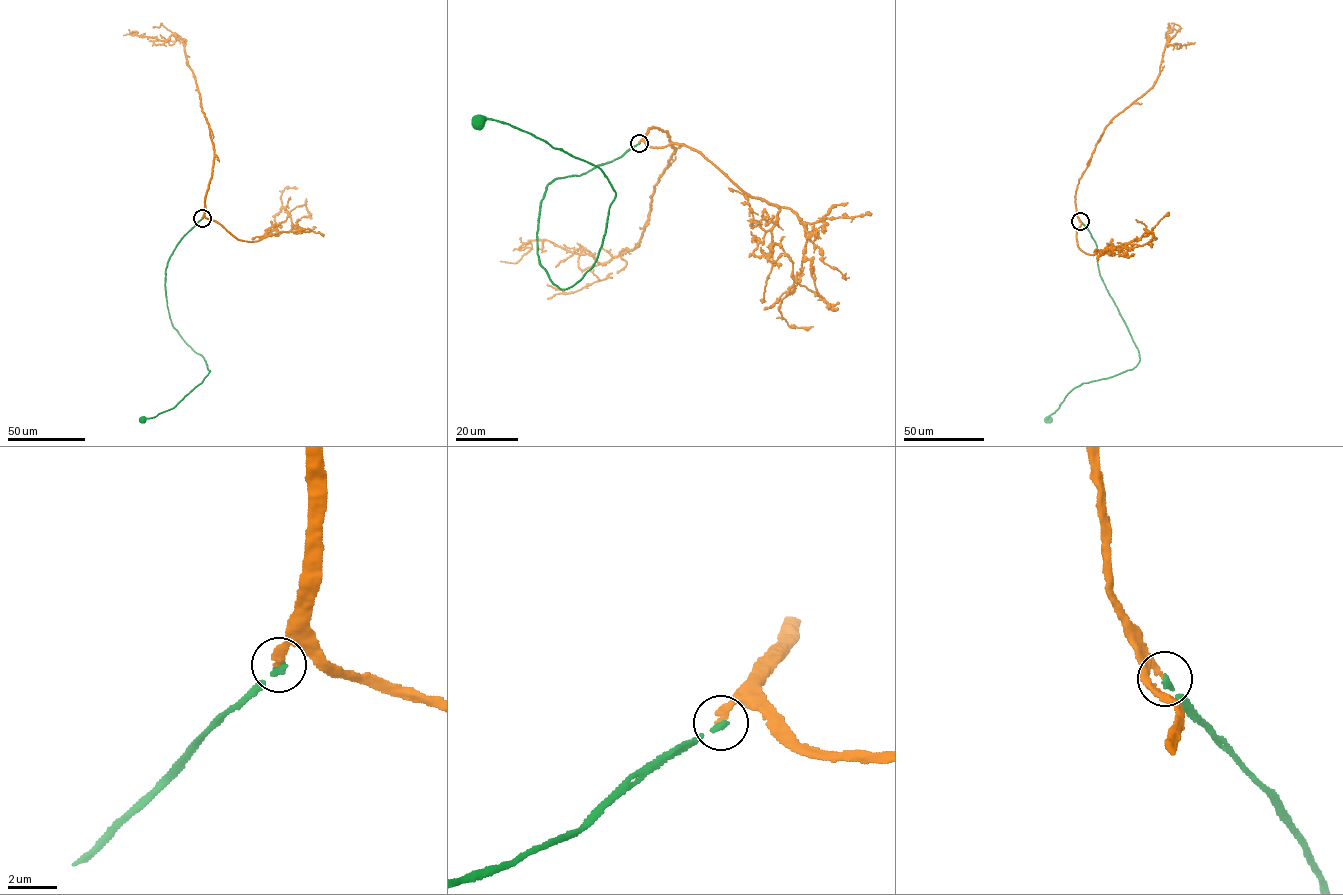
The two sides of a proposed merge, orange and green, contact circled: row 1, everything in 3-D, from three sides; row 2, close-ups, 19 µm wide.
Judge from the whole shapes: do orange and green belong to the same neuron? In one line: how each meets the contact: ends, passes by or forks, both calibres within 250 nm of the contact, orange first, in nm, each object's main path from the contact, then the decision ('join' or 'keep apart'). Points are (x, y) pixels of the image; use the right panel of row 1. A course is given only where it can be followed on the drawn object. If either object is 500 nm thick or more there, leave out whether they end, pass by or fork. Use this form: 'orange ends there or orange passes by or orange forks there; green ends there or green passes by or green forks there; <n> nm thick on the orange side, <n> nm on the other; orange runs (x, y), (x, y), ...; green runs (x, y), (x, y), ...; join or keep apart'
orange ends there; green ends there; 280 nm thick on the orange side, 240 nm on the other; orange runs (1080, 220), (1075, 191), (1095, 145), (1109, 122), (1154, 83), (1174, 36), (1169, 41), (1166, 32), (1180, 31); green runs (1080, 220), (1095, 242), (1100, 276), (1139, 352), (1139, 362), (1132, 369), (1073, 388), (1047, 420); keep apart

